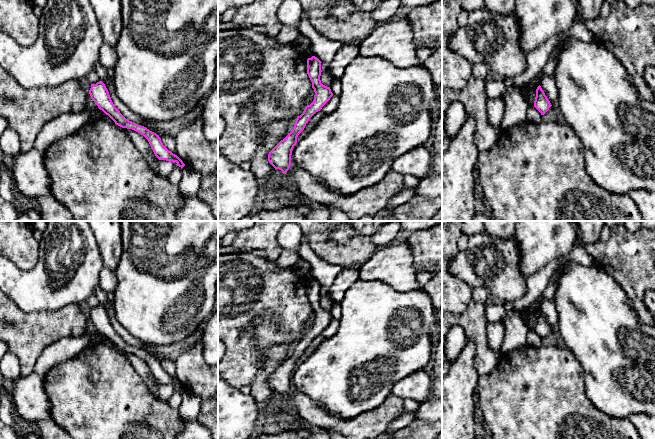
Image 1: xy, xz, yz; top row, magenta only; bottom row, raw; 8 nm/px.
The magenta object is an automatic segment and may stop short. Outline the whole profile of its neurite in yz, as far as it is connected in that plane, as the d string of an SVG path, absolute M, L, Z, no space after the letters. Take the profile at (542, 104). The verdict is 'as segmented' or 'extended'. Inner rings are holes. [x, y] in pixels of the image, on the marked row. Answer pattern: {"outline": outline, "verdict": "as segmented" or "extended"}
{"outline": "M539 85L536 89L534 107L541 113L541 115L544 115L551 106L552 105L550 101L548 100L547 96Z", "verdict": "as segmented"}

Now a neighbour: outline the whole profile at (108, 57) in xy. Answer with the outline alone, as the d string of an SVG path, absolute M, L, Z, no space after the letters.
M105 42L100 47L99 61L105 69L114 68L117 63L117 53L115 48L107 45Z

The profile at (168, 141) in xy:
M162 135L161 136L161 141L163 145L171 151L173 154L177 155L176 153L176 142L175 138L169 135Z

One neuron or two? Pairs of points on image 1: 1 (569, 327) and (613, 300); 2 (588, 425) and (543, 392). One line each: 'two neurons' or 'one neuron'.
1: one neuron
2: one neuron

